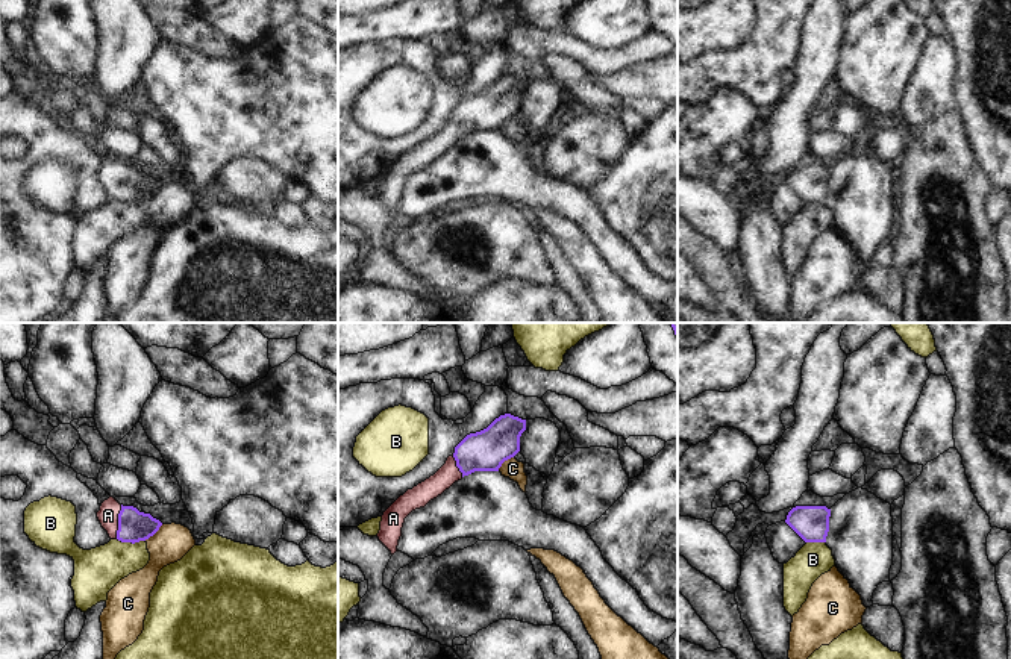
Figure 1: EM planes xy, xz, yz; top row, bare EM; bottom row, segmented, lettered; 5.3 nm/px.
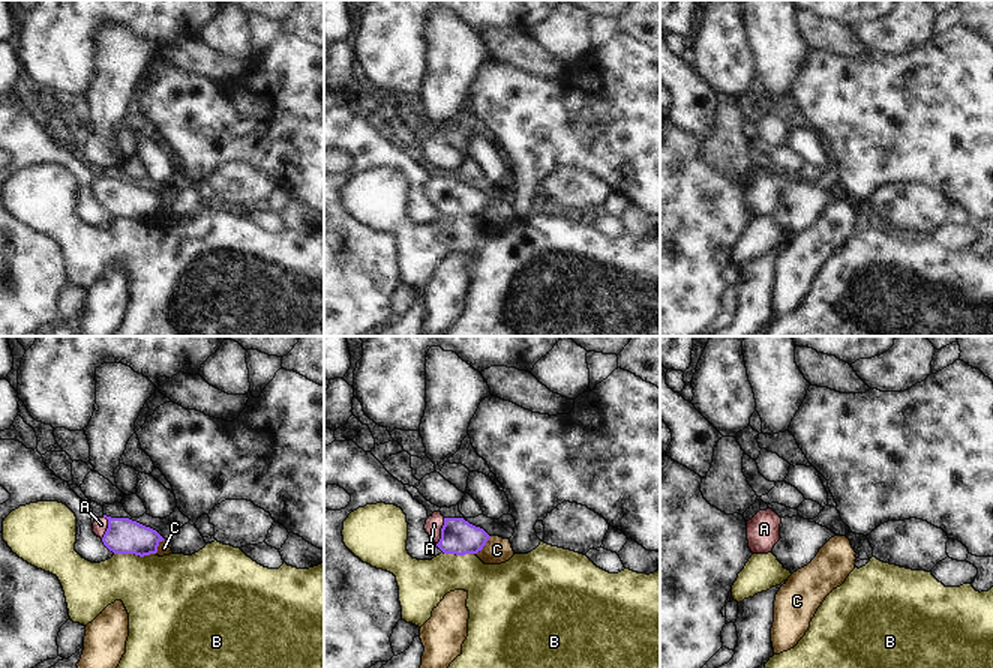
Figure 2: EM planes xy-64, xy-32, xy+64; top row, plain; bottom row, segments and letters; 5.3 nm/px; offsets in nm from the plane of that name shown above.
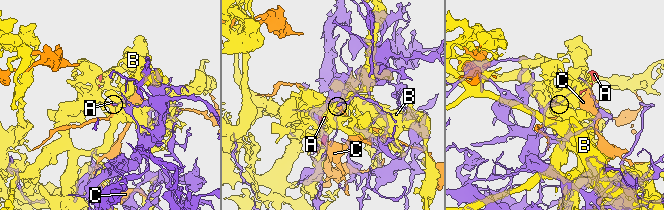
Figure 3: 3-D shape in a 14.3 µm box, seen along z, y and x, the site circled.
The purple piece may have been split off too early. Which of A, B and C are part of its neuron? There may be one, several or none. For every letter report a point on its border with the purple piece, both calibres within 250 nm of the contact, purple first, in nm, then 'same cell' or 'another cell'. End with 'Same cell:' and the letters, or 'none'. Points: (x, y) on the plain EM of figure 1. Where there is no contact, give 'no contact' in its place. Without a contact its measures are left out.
A: xy (118, 182) | 170/110 nm | same cell
B: xy (131, 202) | 170/240 nm | another cell
C: xy (153, 194) | 170/190 nm | another cell
Same cell: A

